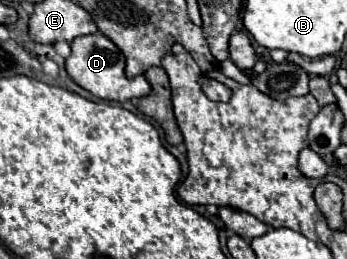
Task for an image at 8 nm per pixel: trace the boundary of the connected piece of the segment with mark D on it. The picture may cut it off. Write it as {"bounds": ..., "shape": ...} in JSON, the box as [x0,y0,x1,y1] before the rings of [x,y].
{"bounds":[66,33,150,101],"shape":[[[94,33],[94,35],[82,35],[76,37],[72,43],[72,55],[66,59],[66,71],[68,75],[86,91],[90,91],[92,95],[106,99],[106,101],[128,101],[134,97],[146,97],[150,95],[150,83],[146,81],[144,75],[138,75],[134,79],[128,79],[124,73],[126,61],[122,51],[102,33]]]}

